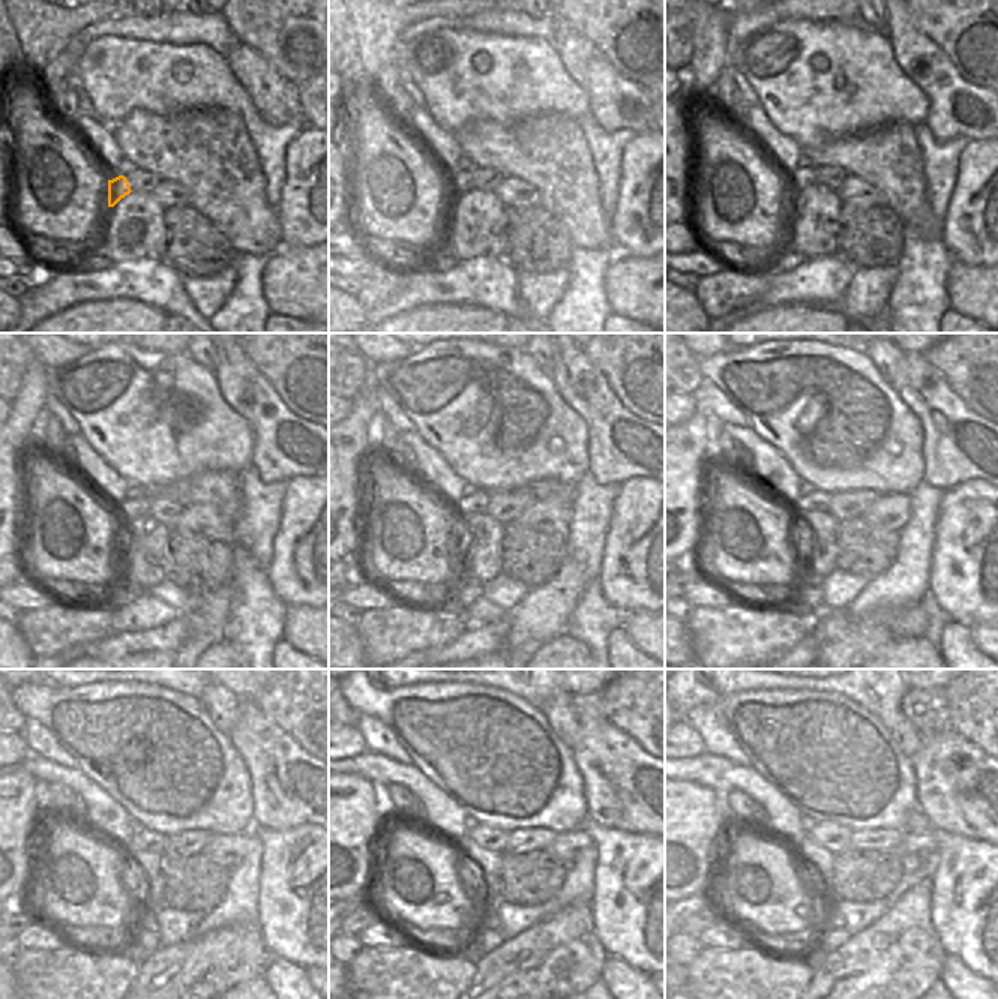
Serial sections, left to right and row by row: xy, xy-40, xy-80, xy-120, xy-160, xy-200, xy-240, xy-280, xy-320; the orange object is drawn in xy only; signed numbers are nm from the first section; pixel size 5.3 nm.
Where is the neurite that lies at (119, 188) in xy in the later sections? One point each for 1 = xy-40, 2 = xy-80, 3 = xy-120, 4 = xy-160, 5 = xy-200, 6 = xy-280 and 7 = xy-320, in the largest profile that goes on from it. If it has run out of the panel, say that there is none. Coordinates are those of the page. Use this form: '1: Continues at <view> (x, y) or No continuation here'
1: Continues at xy-40 (459, 180)
2: Continues at xy-80 (800, 177)
3: Continues at xy-120 (135, 507)
4: Continues at xy-160 (477, 503)
5: Continues at xy-200 (817, 501)
6: Continues at xy-280 (491, 839)
7: Continues at xy-320 (830, 836).

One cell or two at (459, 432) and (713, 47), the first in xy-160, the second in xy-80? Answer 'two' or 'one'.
two

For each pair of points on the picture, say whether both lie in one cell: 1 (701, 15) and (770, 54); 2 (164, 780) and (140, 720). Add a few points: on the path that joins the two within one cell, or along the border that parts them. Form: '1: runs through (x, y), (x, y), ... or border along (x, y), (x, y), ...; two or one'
1: border along (728, 35), (725, 65); two
2: runs through (164, 765), (147, 735); one

